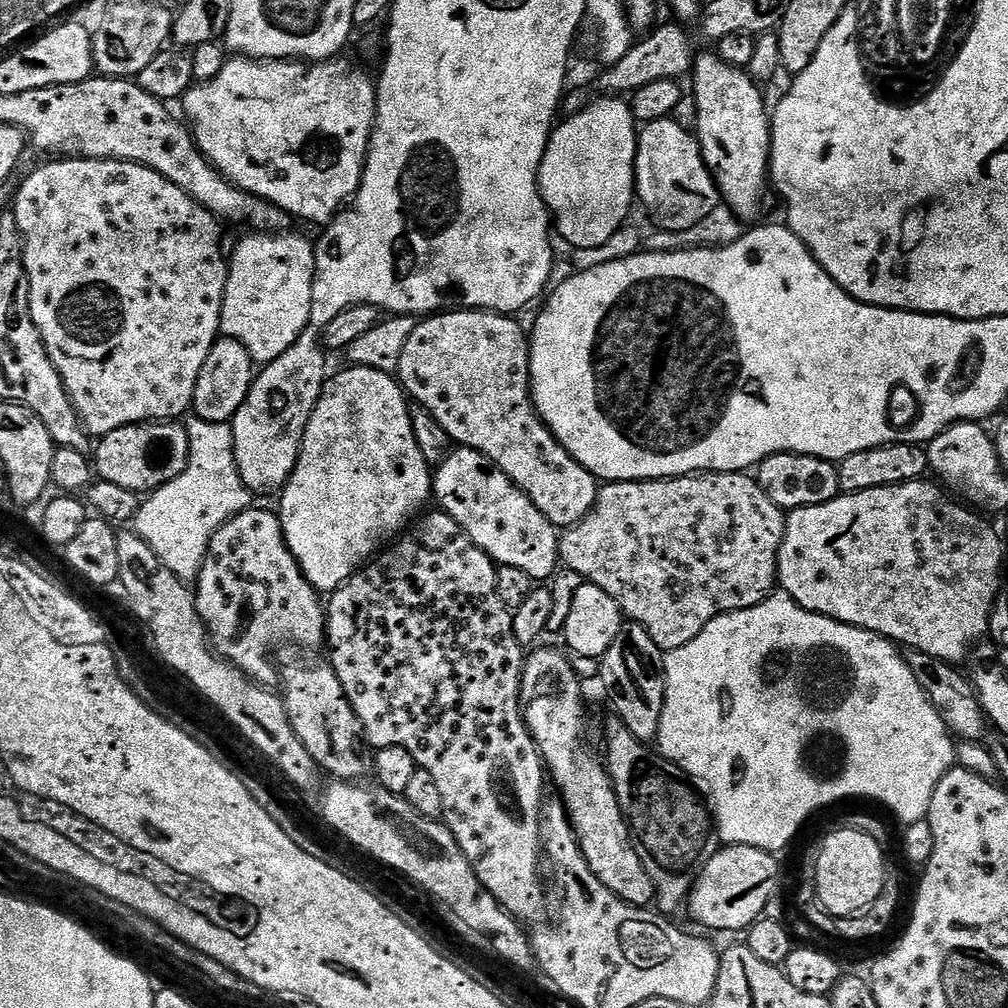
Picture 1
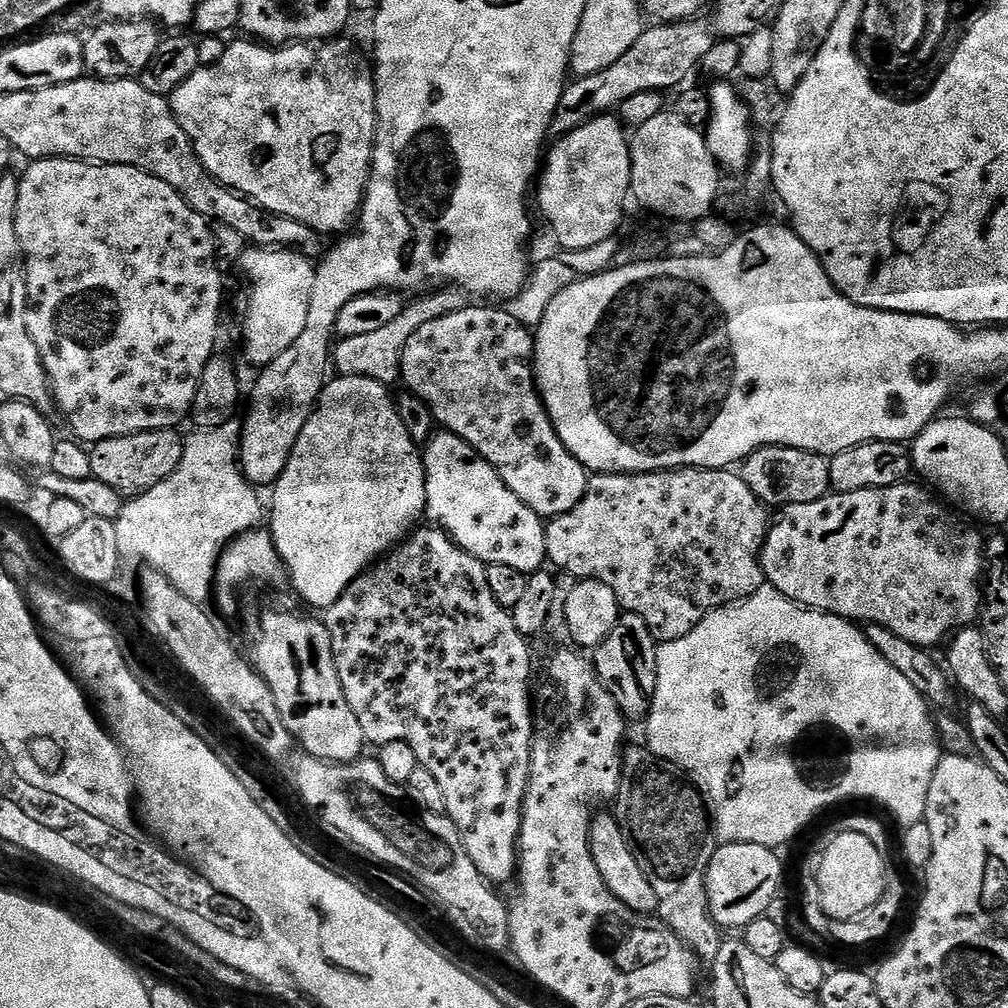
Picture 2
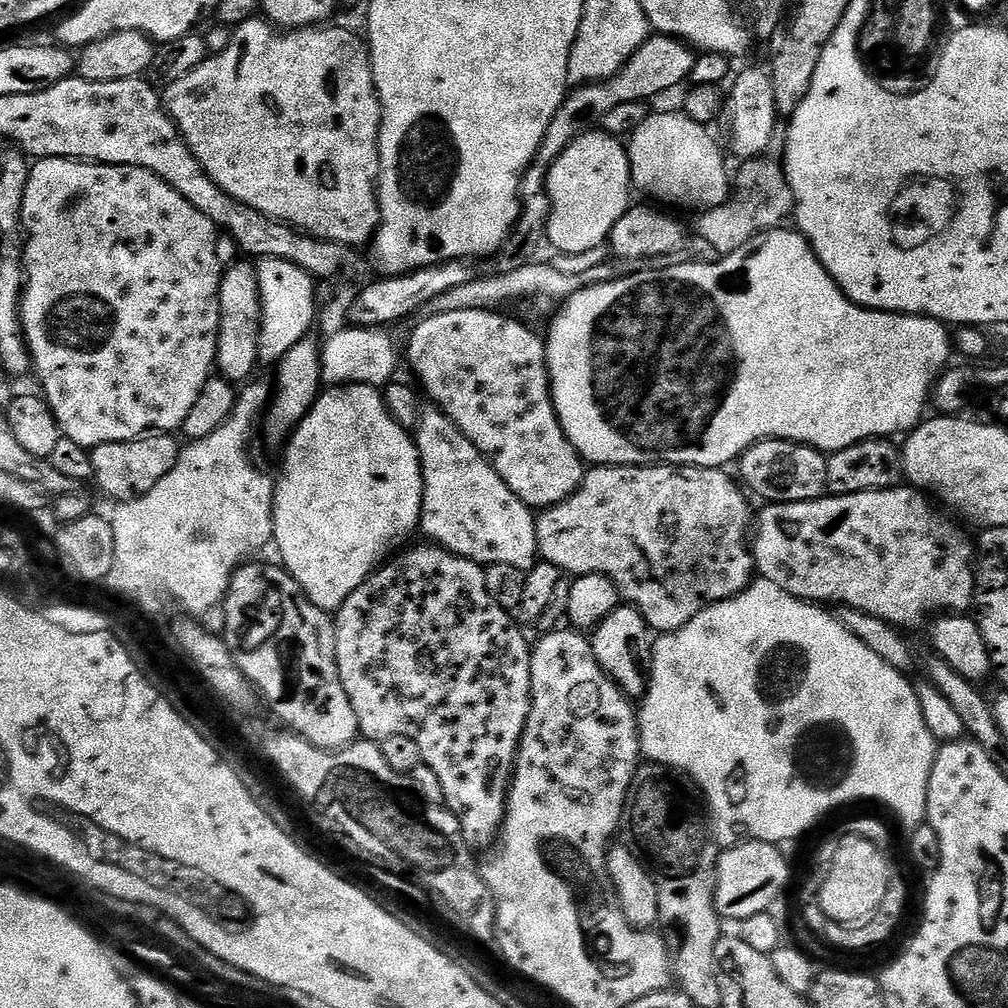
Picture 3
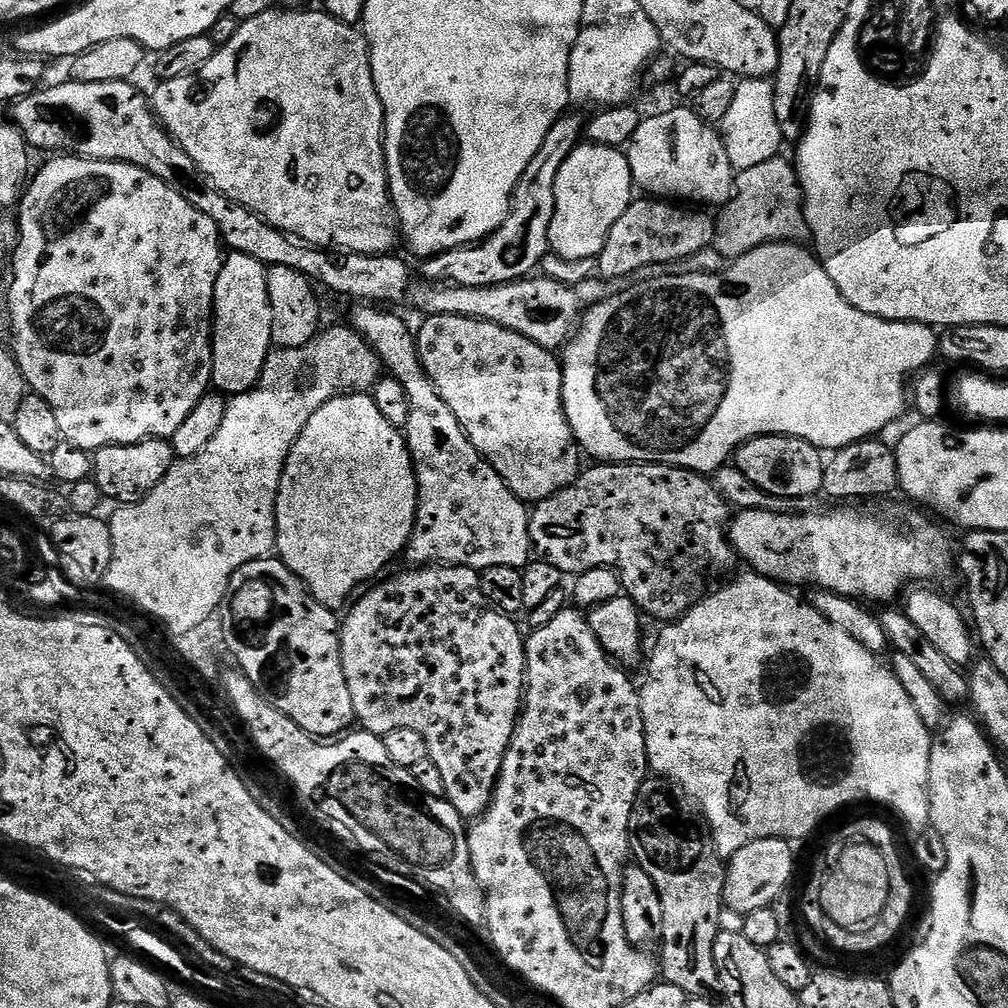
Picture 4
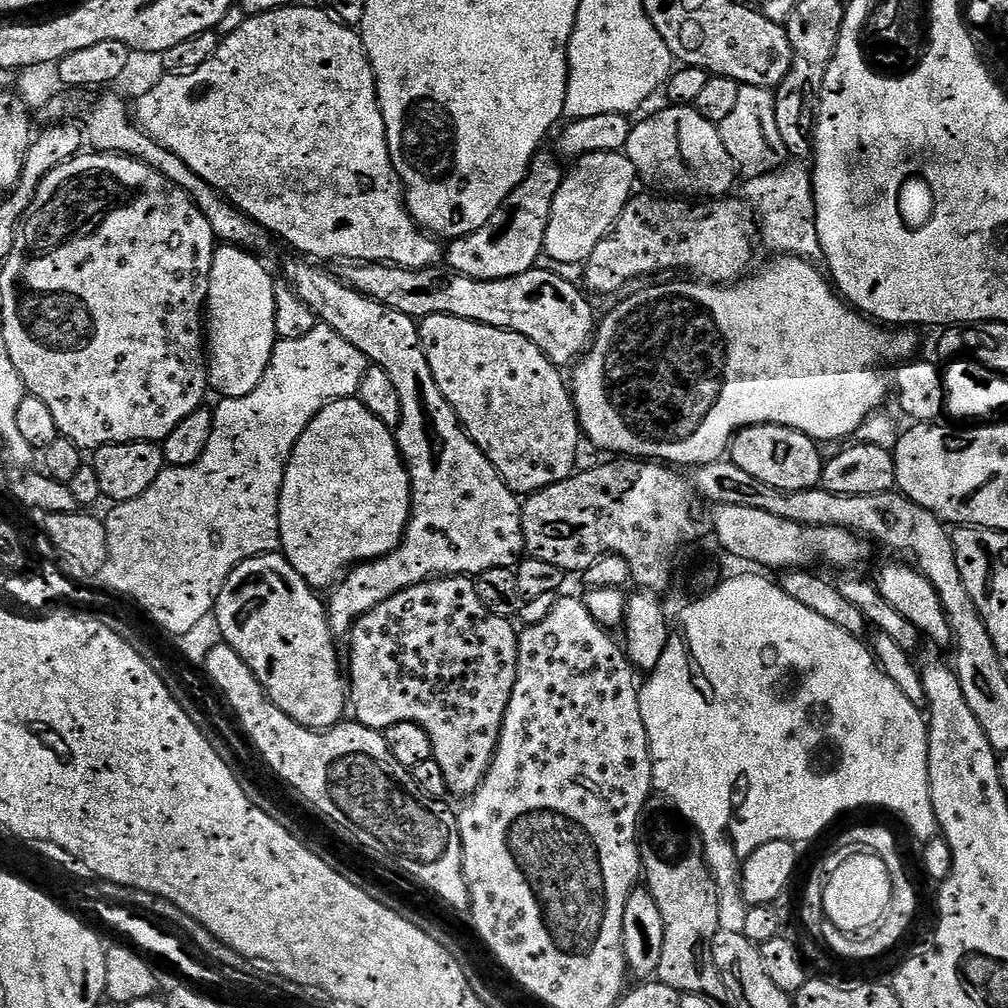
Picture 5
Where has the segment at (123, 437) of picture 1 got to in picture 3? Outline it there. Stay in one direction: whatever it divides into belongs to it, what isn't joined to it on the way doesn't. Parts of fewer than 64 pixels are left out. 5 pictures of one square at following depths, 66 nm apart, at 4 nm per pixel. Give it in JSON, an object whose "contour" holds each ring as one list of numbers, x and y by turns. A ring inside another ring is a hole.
{"contour":[[149,434,138,440,106,442,102,446,91,449,94,484,97,484,112,499,112,502,137,500,142,498,142,494,150,494,150,490,154,490,154,486,158,486,158,482,162,482,162,478,166,478,166,474,170,474,170,470,174,470,174,466,178,462,182,444,181,441,176,441,176,438,172,434]]}

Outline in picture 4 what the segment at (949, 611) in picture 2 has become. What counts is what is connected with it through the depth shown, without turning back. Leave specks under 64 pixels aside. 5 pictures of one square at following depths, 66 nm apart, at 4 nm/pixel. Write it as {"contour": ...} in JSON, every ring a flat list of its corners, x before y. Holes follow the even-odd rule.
{"contour":[[832,506,832,509,830,509,829,512,803,512,803,510,797,510,794,512,767,512,764,508,745,508,743,510,737,511,735,513,734,519,731,521,730,539,732,541,732,547,736,549,737,557,739,557,739,559,741,561,745,560,745,562,748,563,750,567,752,567,749,569,751,569,751,571,753,573,755,573,755,575,766,576,766,577,768,577,768,579,776,581,776,583,781,586,793,586,792,584,812,584,811,587,813,589,824,588,828,592,833,592,834,594,842,594,843,596,851,596,853,598,859,598,861,601,864,601,864,602,869,602,868,600,873,600,874,603,880,604,879,606,884,606,884,605,887,605,889,602,895,601,892,599,894,599,896,595,897,595,896,596,896,599,897,599,897,597,899,597,901,595,901,593,903,593,905,591,905,589,907,589,909,587,909,585,911,585,913,582,936,582,936,581,932,581,932,580,944,580,947,578,948,575,951,574,951,572,954,572,954,569,957,567,957,564,958,564,958,556,957,556,957,553,954,551,954,544,953,544,953,548,952,548,952,540,950,537,948,537,947,530,949,531,949,529,947,527,944,527,945,529,939,528,939,526,935,524,935,522,937,523,937,521,935,519,932,519,933,521,927,520,926,517,919,516,918,513,912,512,909,514,908,517,905,518,904,525,902,525,901,528,895,528,894,525,887,524,886,521,879,520,878,517,871,516,870,513,863,512,863,510,860,508,863,508,863,507,860,507,860,506]]}

